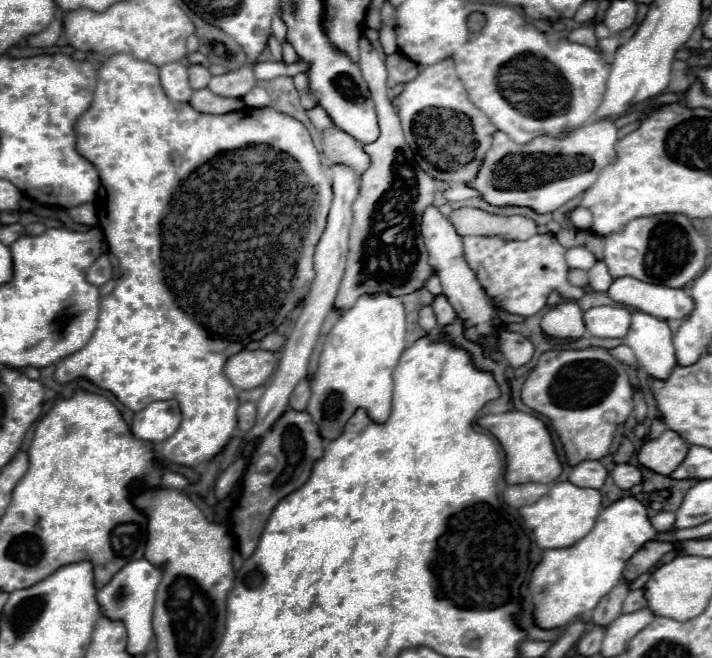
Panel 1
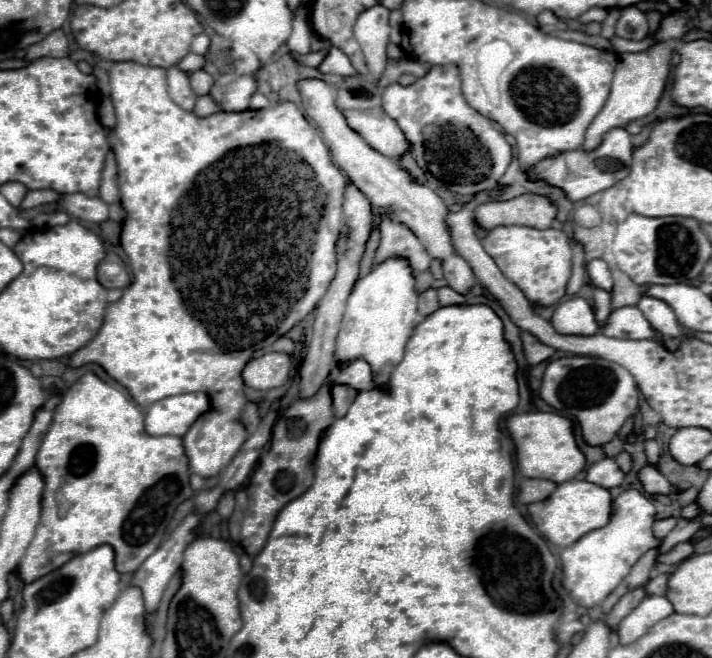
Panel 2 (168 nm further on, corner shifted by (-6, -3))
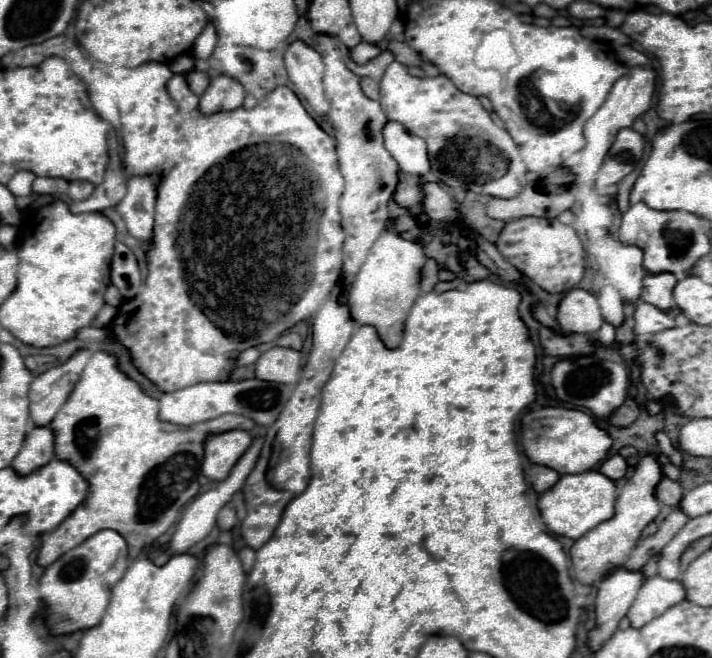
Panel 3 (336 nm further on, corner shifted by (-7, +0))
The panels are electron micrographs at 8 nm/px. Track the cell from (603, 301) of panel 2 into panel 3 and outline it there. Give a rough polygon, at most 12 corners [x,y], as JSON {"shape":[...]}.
{"shape":[[605,322],[597,332],[603,348],[615,342],[615,328]]}

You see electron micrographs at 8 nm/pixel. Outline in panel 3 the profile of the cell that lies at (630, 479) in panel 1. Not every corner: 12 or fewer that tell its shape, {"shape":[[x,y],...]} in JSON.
{"shape":[[663,478],[657,498],[675,508],[683,498],[679,482]]}

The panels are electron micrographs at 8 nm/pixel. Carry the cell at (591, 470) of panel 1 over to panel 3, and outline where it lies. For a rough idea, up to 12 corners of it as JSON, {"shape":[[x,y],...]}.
{"shape":[[619,454],[607,458],[599,470],[611,480],[627,474],[627,462]]}

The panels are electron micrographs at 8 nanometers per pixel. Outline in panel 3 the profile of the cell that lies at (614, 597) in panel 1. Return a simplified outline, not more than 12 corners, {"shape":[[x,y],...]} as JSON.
{"shape":[[681,508],[661,522],[643,544],[657,552],[687,524]]}

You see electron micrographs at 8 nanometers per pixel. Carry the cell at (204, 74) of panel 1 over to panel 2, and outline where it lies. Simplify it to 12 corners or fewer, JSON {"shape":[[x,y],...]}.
{"shape":[[204,69],[190,73],[196,95],[206,95],[214,85],[214,77]]}

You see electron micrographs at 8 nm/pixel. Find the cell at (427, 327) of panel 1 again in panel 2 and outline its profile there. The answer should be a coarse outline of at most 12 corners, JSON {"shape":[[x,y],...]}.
{"shape":[[434,289],[418,297],[418,313],[428,317],[438,309],[438,293]]}

